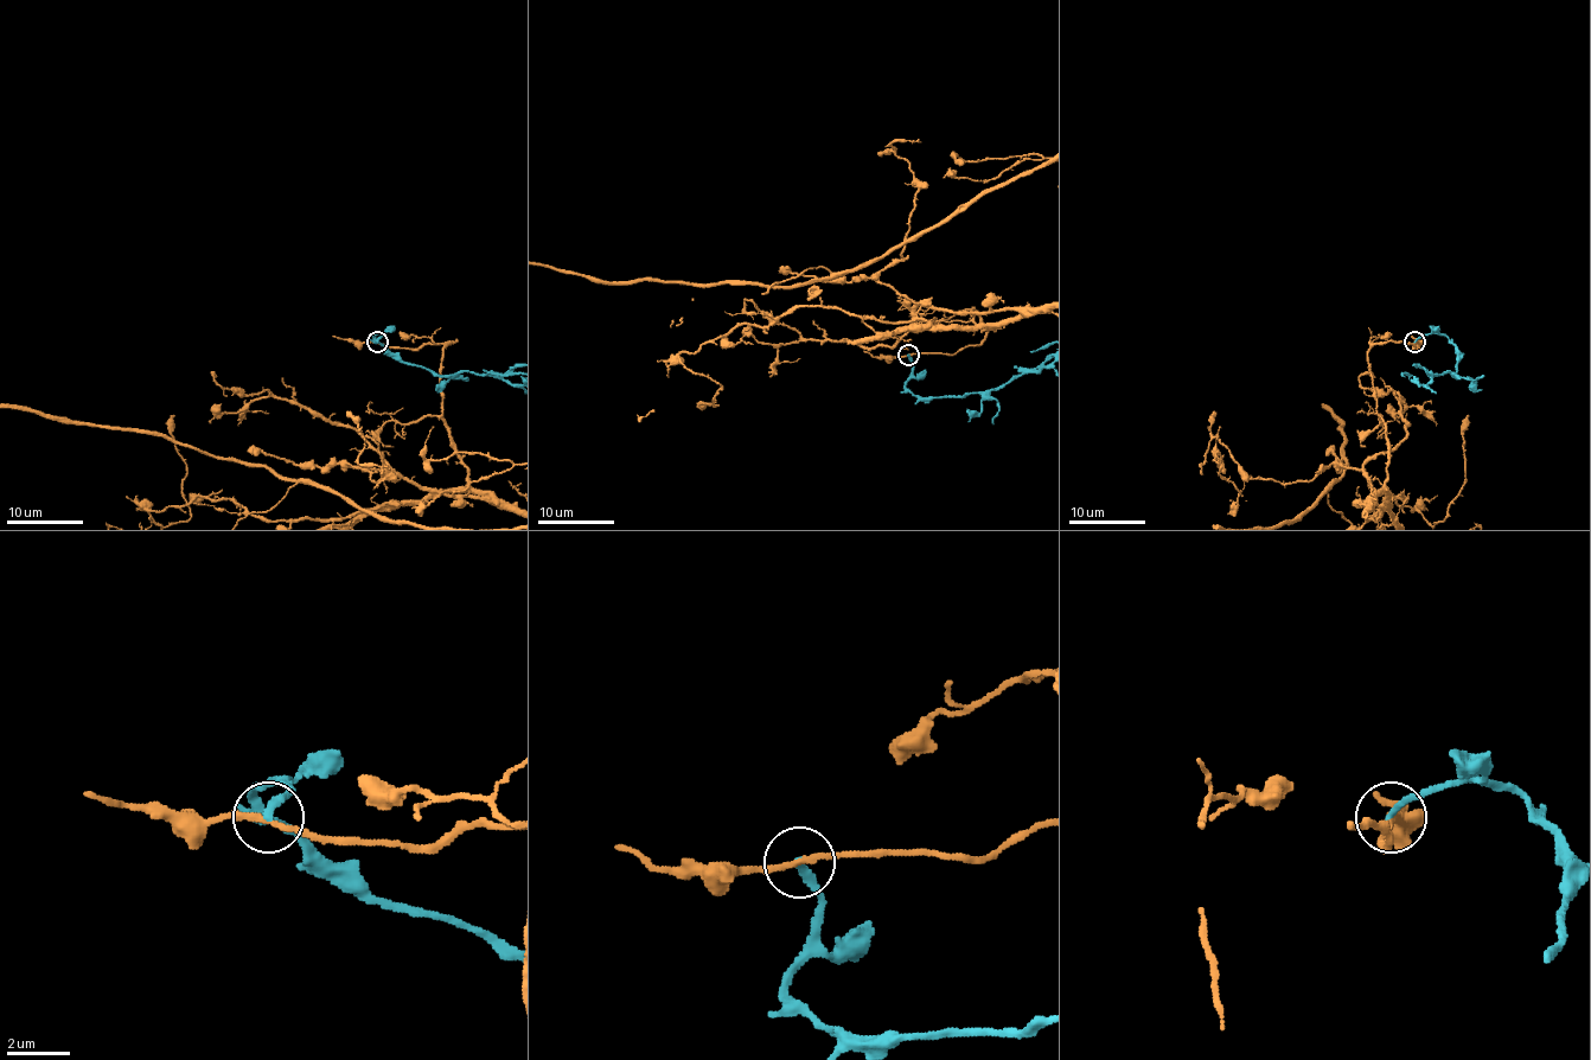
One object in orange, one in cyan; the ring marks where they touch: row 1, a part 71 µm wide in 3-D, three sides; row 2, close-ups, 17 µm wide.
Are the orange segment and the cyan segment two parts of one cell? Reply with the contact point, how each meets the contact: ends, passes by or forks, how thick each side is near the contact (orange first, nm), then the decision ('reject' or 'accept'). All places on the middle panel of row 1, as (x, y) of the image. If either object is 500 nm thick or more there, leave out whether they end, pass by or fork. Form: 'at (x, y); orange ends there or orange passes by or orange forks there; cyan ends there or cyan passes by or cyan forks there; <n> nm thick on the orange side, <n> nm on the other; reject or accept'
at (908, 355); orange passes by; cyan ends there; 190 nm thick on the orange side, 240 nm on the other; accept

